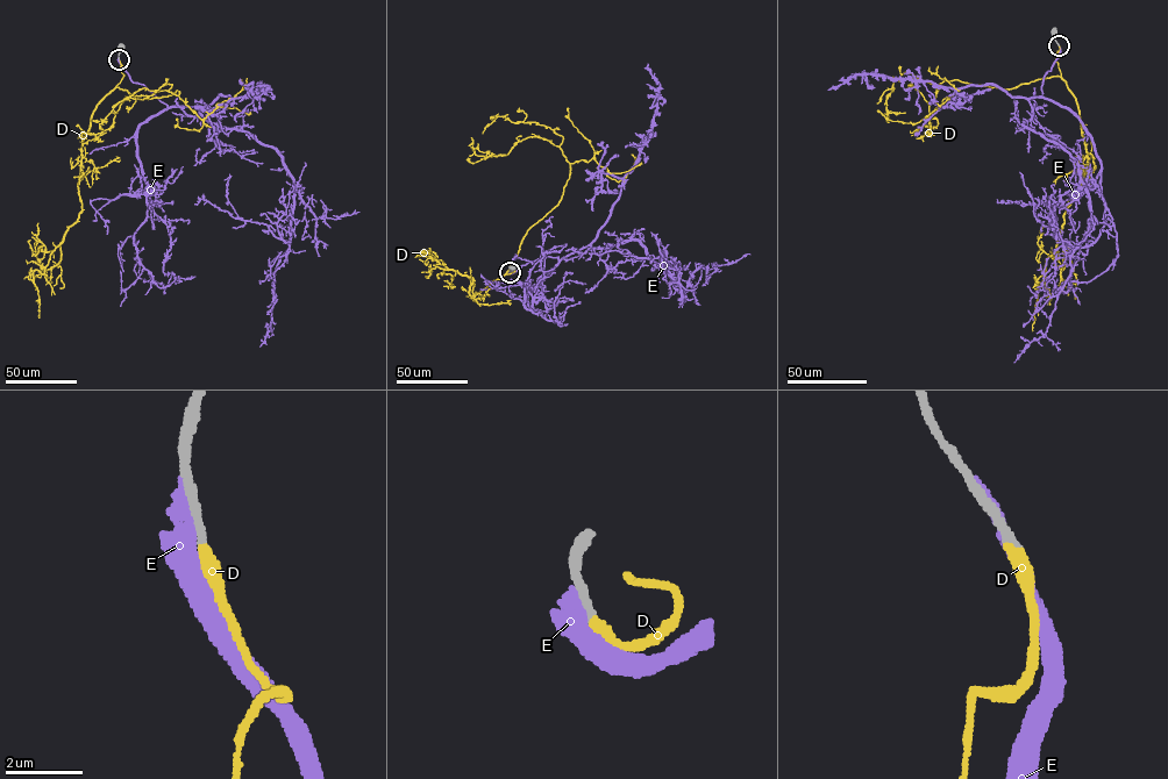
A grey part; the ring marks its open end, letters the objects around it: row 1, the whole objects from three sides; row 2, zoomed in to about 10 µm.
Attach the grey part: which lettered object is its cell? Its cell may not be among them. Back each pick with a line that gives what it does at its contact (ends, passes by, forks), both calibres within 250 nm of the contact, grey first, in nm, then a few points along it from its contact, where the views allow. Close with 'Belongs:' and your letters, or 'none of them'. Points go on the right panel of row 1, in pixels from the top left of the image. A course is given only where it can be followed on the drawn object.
D: it ends there; 240 nm thick on the grey side, 360 nm on the other; it runs (1059, 45), (1060, 77), (1008, 88), (913, 80), (909, 85), (928, 104), (931, 128), (910, 131)
Belongs: D

